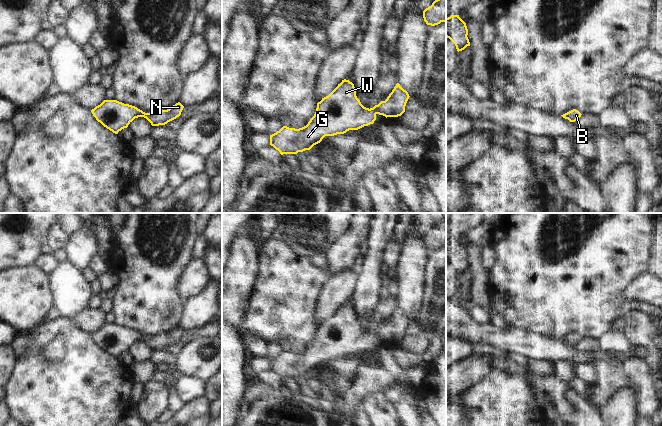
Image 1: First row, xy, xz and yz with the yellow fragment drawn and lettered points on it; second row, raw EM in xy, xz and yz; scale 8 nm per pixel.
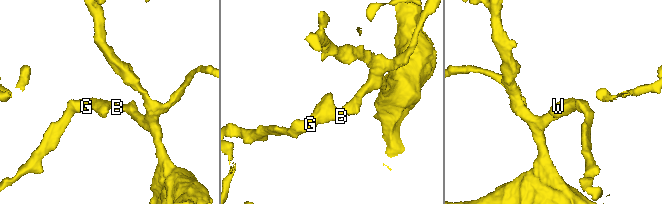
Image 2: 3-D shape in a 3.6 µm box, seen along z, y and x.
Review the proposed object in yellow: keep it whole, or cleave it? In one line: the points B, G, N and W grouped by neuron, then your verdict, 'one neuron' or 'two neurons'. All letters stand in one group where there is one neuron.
B G N W | one neuron

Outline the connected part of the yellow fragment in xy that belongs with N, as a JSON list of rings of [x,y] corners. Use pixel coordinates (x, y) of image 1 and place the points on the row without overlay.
[[[104,324],[91,334],[93,340],[104,351],[115,358],[138,341],[146,342],[152,350],[165,349],[181,339],[184,330],[178,326],[167,334],[145,337],[135,330],[117,324]]]

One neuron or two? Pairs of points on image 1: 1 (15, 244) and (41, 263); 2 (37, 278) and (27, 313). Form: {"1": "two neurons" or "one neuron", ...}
{"1": "two neurons", "2": "one neuron"}

